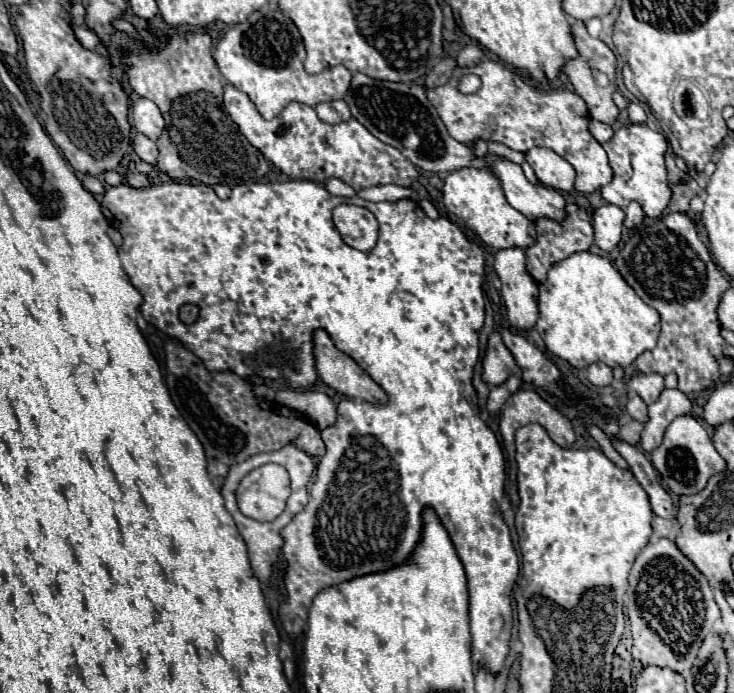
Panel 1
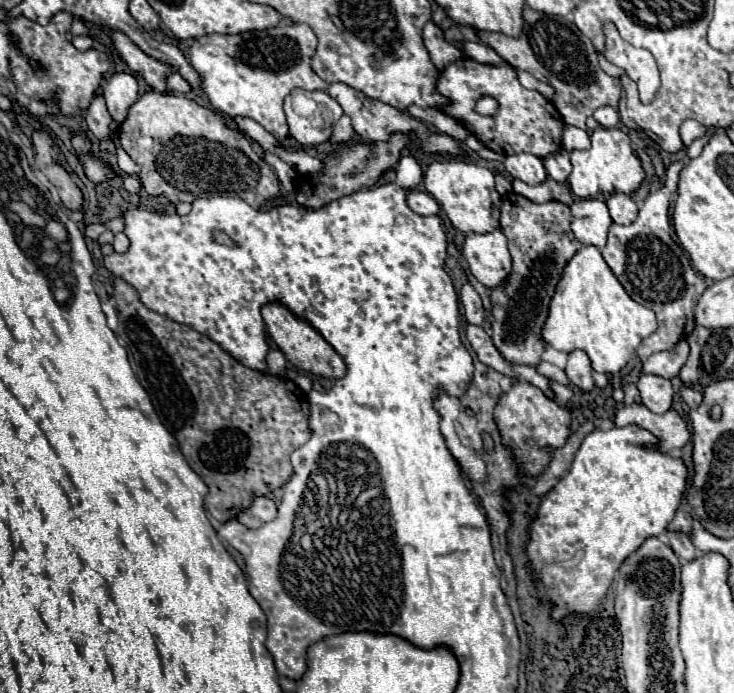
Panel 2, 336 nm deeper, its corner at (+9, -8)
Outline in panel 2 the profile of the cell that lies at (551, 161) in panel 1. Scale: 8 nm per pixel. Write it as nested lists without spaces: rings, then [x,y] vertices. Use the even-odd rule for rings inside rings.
[[[518,153],[506,157],[504,167],[512,175],[512,179],[520,179],[528,185],[538,185],[546,179],[546,169],[542,161],[530,153]]]

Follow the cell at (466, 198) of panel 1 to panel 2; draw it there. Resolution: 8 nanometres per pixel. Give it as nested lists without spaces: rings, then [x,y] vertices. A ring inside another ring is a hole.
[[[432,161],[424,173],[426,191],[442,205],[452,225],[464,233],[490,233],[500,227],[500,195],[494,187],[494,173],[472,161]]]

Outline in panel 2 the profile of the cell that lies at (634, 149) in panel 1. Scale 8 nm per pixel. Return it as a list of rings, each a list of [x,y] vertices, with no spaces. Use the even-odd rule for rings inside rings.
[[[596,127],[590,133],[590,149],[586,151],[570,151],[572,159],[572,173],[568,177],[570,189],[576,197],[600,197],[600,195],[610,195],[612,191],[616,193],[634,193],[640,183],[644,181],[644,171],[640,165],[640,159],[634,157],[632,147],[630,147],[630,137],[622,133],[620,129],[606,129],[606,127]]]

